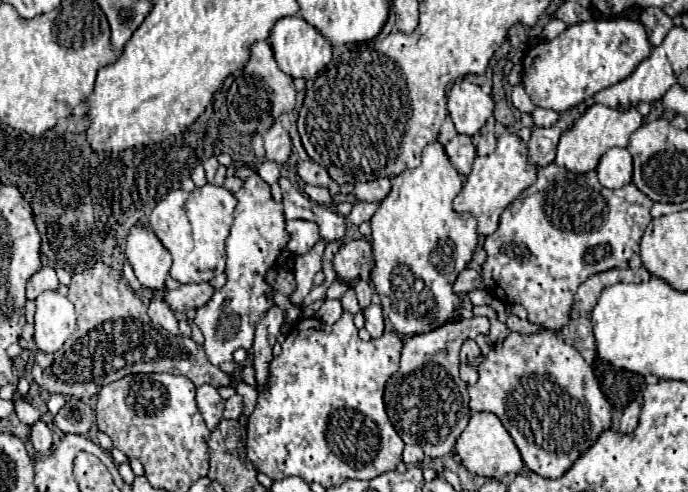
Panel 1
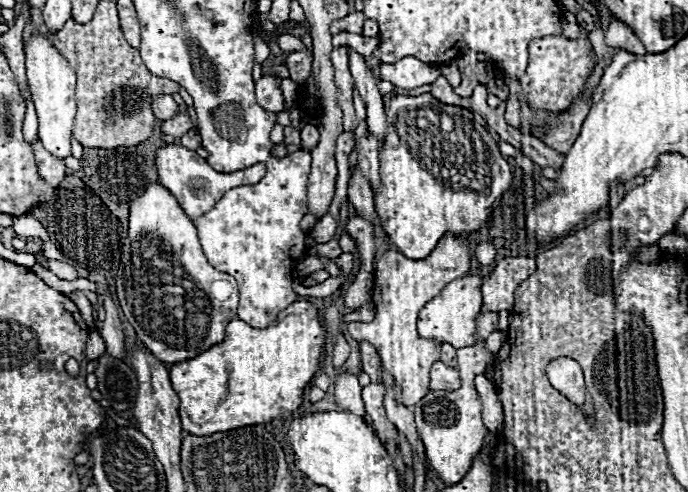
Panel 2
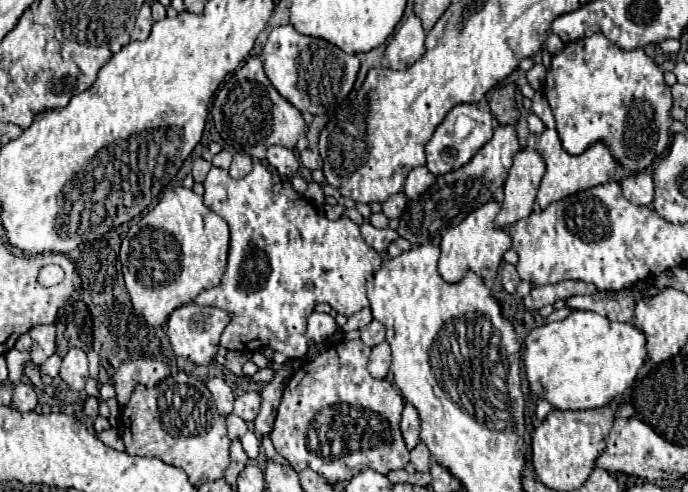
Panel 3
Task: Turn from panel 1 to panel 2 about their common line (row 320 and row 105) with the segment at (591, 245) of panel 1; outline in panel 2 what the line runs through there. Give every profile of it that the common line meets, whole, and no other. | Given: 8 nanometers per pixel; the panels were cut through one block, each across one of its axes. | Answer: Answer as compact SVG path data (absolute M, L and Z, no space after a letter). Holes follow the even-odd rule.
M584 30L582 36L576 40L568 40L562 36L546 36L546 38L532 40L528 70L520 80L528 104L532 104L532 108L542 108L548 112L560 112L568 108L568 104L584 88L586 76L590 74L592 66L594 62L590 60L590 42Z

